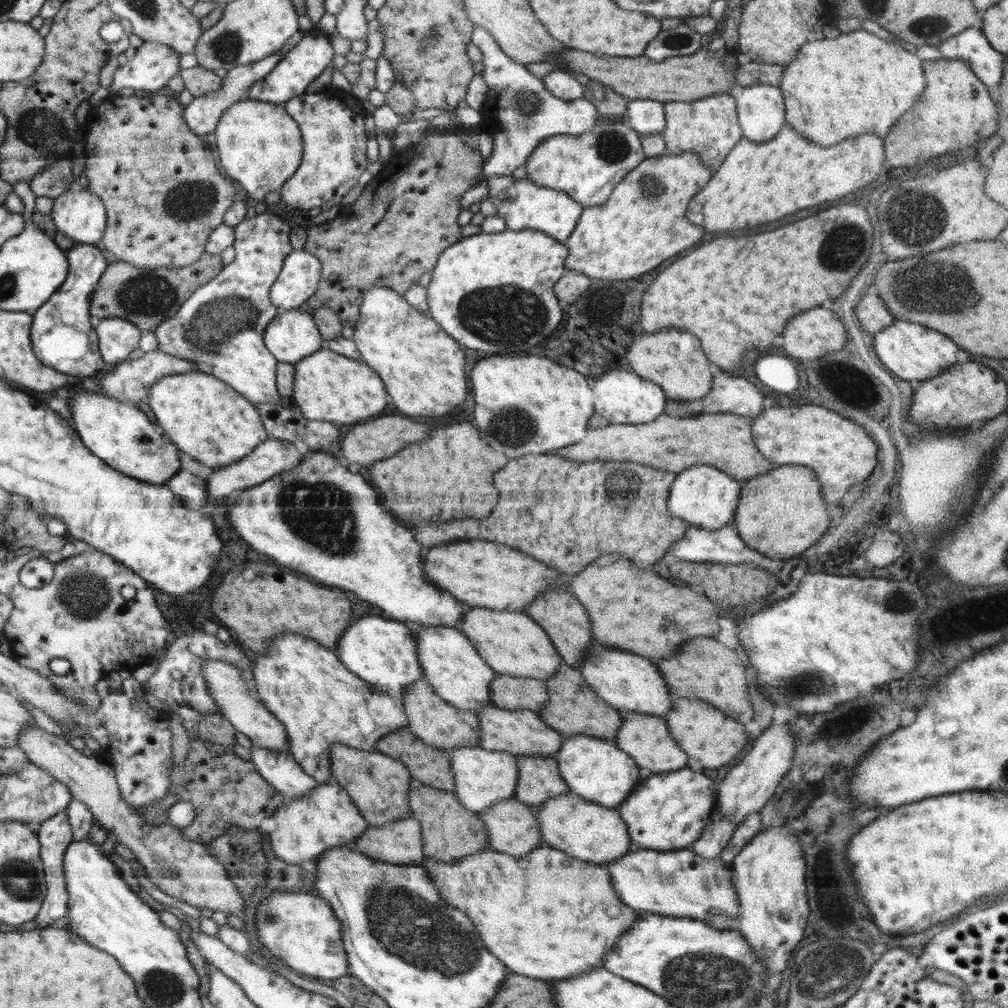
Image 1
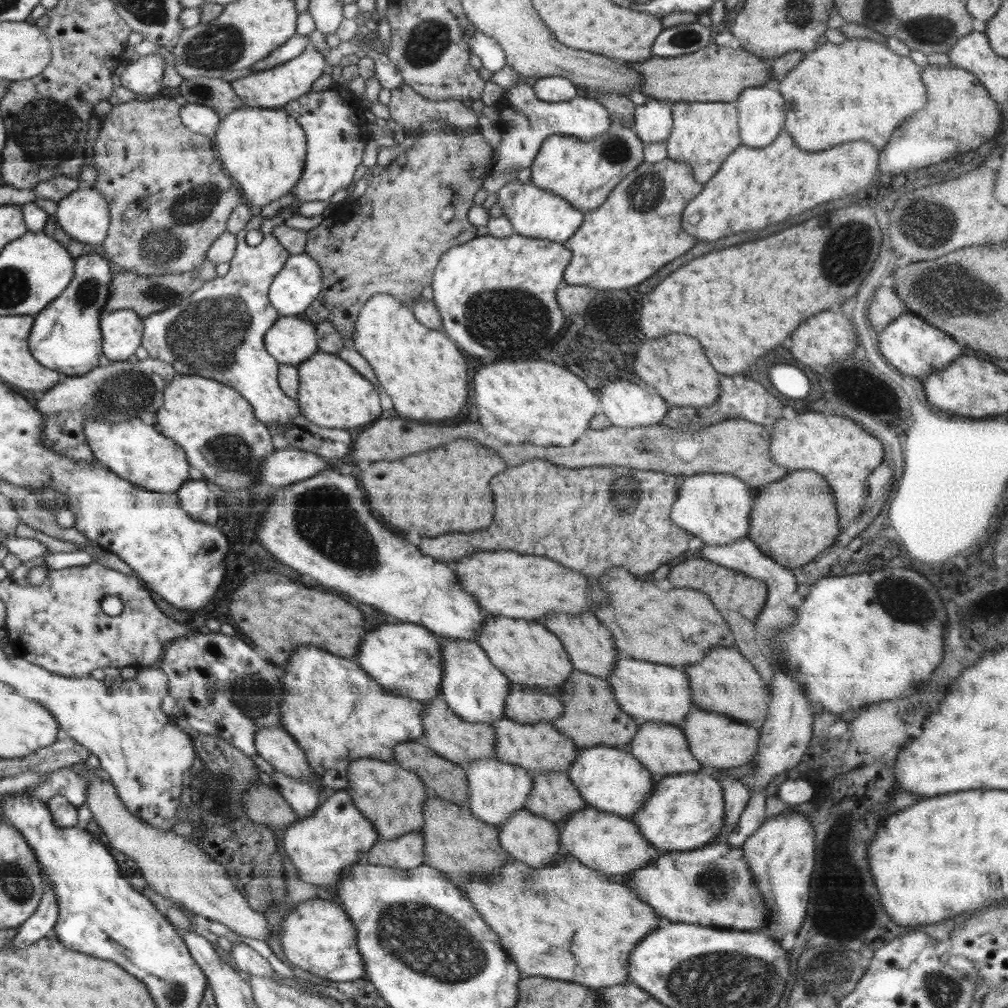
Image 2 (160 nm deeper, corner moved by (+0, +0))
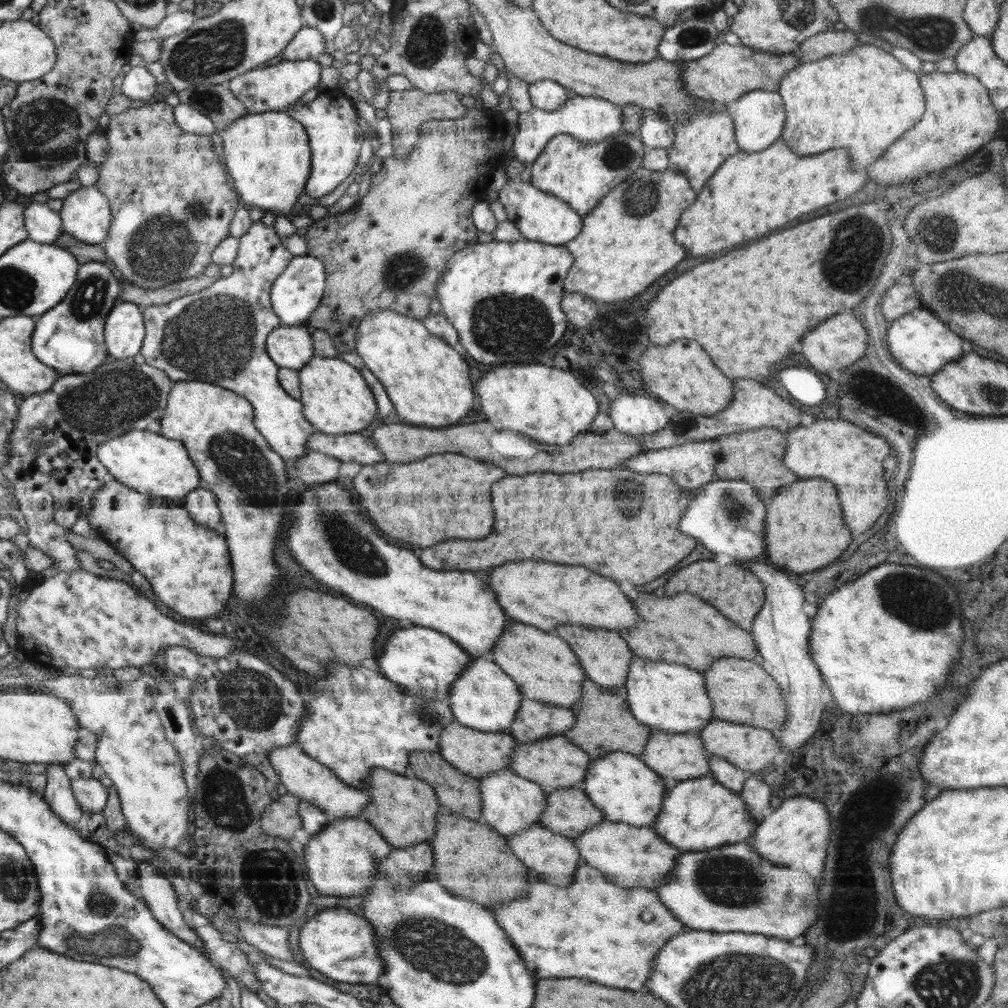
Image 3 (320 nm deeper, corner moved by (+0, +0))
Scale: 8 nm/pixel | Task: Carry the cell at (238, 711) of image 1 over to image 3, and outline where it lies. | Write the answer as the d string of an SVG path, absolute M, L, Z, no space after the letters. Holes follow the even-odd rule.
M297 742L273 748L269 754L269 761L274 772L278 773L279 782L284 784L288 793L321 808L330 819L360 816L370 803L370 795L366 790L342 782L328 767L308 756Z

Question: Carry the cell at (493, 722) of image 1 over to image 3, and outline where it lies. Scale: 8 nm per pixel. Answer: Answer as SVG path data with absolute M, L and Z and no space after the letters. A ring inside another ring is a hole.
M564 735L541 738L536 742L517 742L511 756L510 770L516 775L539 784L545 793L557 788L581 787L591 765L589 754L570 742Z

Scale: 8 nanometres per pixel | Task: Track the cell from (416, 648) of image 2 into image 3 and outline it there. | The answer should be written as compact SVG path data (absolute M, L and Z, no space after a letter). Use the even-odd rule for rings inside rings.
M406 628L406 630L396 630L384 644L384 654L380 654L378 664L382 674L394 684L399 684L401 688L410 694L421 695L420 678L434 678L436 680L436 699L446 699L451 694L454 681L462 672L466 670L467 663L470 663L470 655L467 655L461 646L448 635L438 632L432 628Z

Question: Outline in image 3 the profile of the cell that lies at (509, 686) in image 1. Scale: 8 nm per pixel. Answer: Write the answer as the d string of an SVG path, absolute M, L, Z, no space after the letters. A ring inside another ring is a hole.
M522 697L517 715L512 721L509 732L517 742L536 742L541 738L564 735L576 724L576 721L571 709Z

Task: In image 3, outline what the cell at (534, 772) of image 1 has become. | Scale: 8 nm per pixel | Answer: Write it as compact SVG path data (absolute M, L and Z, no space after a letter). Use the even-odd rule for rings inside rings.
M582 787L557 788L546 795L546 808L539 824L556 834L576 840L585 830L600 824L605 816L588 799Z

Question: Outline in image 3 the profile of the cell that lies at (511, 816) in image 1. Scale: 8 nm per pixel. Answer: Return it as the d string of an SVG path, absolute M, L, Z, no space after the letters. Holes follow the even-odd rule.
M539 823L533 824L531 828L523 830L520 834L512 834L506 837L509 847L513 853L527 866L542 876L552 880L552 884L558 886L570 886L579 863L583 862L578 847L574 841L556 834Z

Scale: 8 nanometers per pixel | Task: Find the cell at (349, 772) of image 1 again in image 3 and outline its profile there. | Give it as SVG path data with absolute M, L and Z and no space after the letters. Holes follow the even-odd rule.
M373 768L371 783L366 788L370 803L360 816L368 821L394 849L428 843L436 834L436 813L439 802L434 787L417 778L408 778L385 768Z

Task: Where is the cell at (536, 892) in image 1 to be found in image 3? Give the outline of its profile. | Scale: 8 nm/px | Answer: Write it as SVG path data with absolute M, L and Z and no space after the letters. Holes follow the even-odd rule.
M586 862L579 863L570 886L556 886L547 882L532 882L527 895L512 904L494 910L498 924L509 936L519 956L526 960L526 970L534 978L588 978L610 988L644 988L650 966L660 948L688 927L662 904L656 890L644 887L621 888L604 879L604 874Z

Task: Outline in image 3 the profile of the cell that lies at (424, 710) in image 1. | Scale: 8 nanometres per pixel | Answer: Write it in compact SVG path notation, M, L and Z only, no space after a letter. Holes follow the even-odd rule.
M454 721L439 734L437 751L454 768L480 780L491 772L510 768L515 743L516 740L509 731L482 732L475 728L462 726L459 722Z

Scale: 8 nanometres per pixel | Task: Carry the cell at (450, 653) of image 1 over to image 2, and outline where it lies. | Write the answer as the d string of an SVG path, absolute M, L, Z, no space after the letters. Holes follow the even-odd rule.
M454 638L440 644L443 674L441 694L451 710L468 722L492 724L503 718L505 700L511 684L509 678L490 662L476 640Z

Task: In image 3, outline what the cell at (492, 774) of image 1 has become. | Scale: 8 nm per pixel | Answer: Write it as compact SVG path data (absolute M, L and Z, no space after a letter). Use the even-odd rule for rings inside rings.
M510 768L491 772L480 779L479 789L482 803L482 821L505 838L512 834L520 834L523 830L539 823L546 808L547 793L539 784L516 775Z

